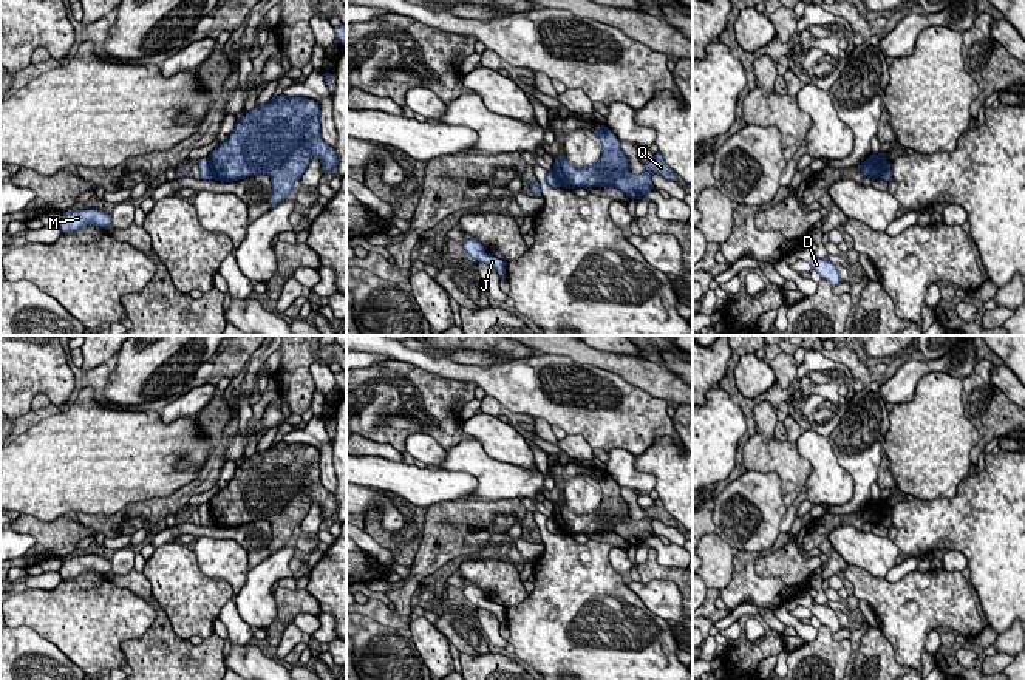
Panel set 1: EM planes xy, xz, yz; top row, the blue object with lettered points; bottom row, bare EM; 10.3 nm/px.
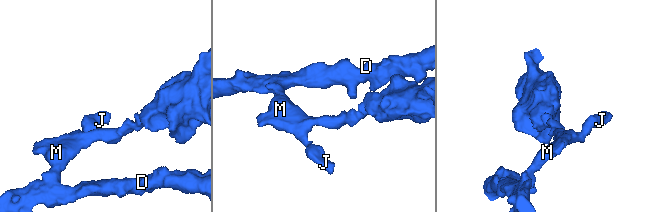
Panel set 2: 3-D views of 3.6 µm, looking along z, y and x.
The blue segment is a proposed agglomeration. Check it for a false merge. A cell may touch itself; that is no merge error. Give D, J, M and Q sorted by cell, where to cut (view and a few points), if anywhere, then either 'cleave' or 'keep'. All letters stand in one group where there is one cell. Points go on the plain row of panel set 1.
D J M / Q | xy (207, 507), (214, 524) | cleave

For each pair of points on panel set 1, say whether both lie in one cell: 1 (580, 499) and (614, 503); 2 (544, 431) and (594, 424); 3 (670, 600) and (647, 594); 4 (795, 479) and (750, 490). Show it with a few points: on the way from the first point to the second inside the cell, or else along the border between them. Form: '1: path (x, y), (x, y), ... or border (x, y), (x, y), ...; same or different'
1: path (588, 503), (606, 503); same
2: border (534, 416), (543, 418), (551, 425); different
3: path (664, 598), (653, 594); same
4: border (747, 470), (773, 472), (787, 507); different

